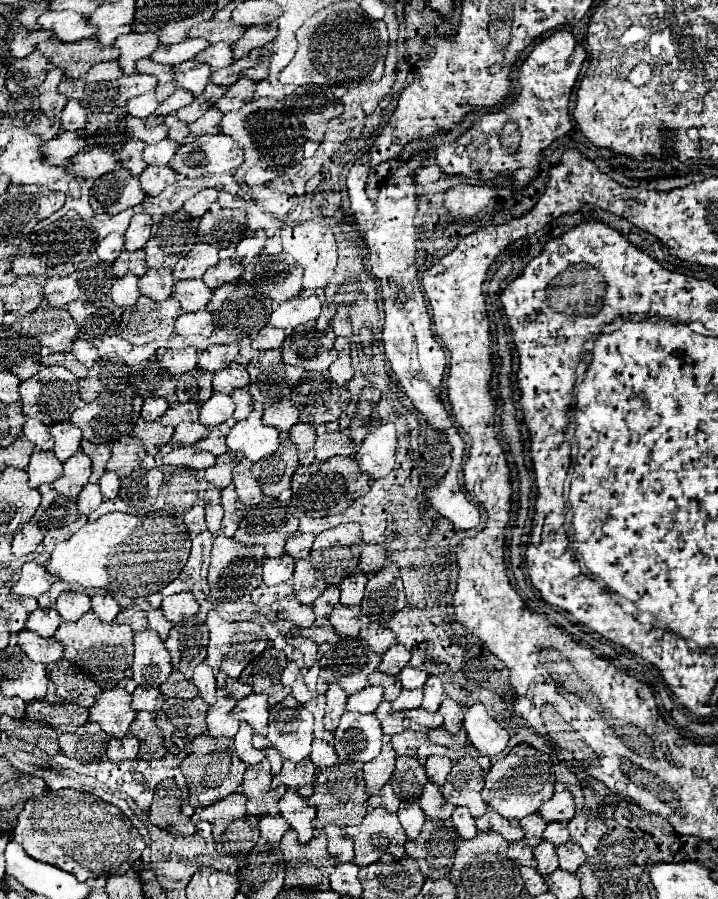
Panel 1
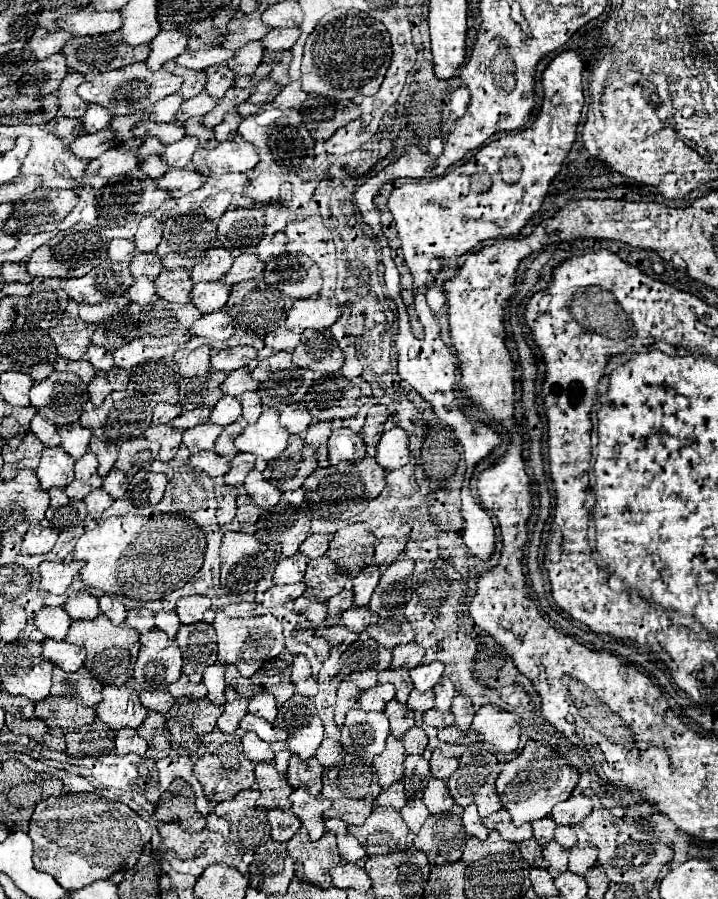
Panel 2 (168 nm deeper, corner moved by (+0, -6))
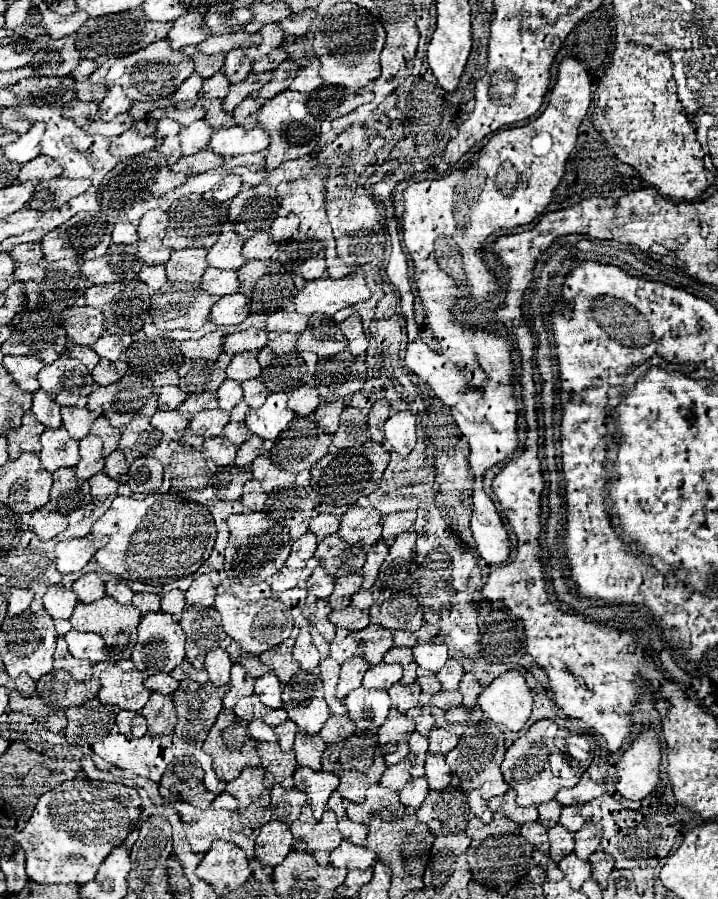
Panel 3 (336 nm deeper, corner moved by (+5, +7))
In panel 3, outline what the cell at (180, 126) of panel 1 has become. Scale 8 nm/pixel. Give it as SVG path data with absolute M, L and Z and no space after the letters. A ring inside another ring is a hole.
M200 99L198 105L208 111L208 115L206 115L204 119L206 119L216 131L218 131L218 129L224 129L224 127L236 125L234 119L232 119L232 113L228 113L228 111L222 109L222 99L216 99L216 101L212 101L212 99Z

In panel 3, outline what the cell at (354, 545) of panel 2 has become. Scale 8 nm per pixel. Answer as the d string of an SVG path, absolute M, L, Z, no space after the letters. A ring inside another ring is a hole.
M350 507L340 519L338 535L350 545L364 545L368 549L382 537L382 515L374 507Z

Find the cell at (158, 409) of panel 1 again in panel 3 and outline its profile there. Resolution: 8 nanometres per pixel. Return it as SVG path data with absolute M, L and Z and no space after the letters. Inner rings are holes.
M164 386L160 389L158 411L176 410L188 395L177 386Z

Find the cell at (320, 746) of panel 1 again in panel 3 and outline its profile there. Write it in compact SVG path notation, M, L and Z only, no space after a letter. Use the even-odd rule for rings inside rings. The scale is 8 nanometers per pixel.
M332 715L332 717L324 723L324 727L322 727L322 731L320 731L320 737L322 737L326 743L338 743L338 741L346 739L346 737L348 737L346 733L352 733L352 731L354 731L352 723L348 723L348 721L350 721L348 715L344 715L344 717Z

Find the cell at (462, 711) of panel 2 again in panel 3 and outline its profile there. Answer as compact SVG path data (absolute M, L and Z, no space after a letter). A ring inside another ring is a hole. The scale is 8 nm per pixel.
M466 673L464 679L462 679L462 683L460 683L460 691L462 691L462 695L464 695L462 705L464 705L466 709L472 709L472 707L476 705L476 699L478 699L478 695L480 695L480 689L482 689L482 685L478 683L478 679L476 679L472 673Z

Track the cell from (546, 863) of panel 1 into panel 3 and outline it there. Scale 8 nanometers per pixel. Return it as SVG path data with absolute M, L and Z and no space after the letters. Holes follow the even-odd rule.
M560 823L548 831L548 839L550 839L550 857L556 863L574 849L574 833L564 829L564 825Z

